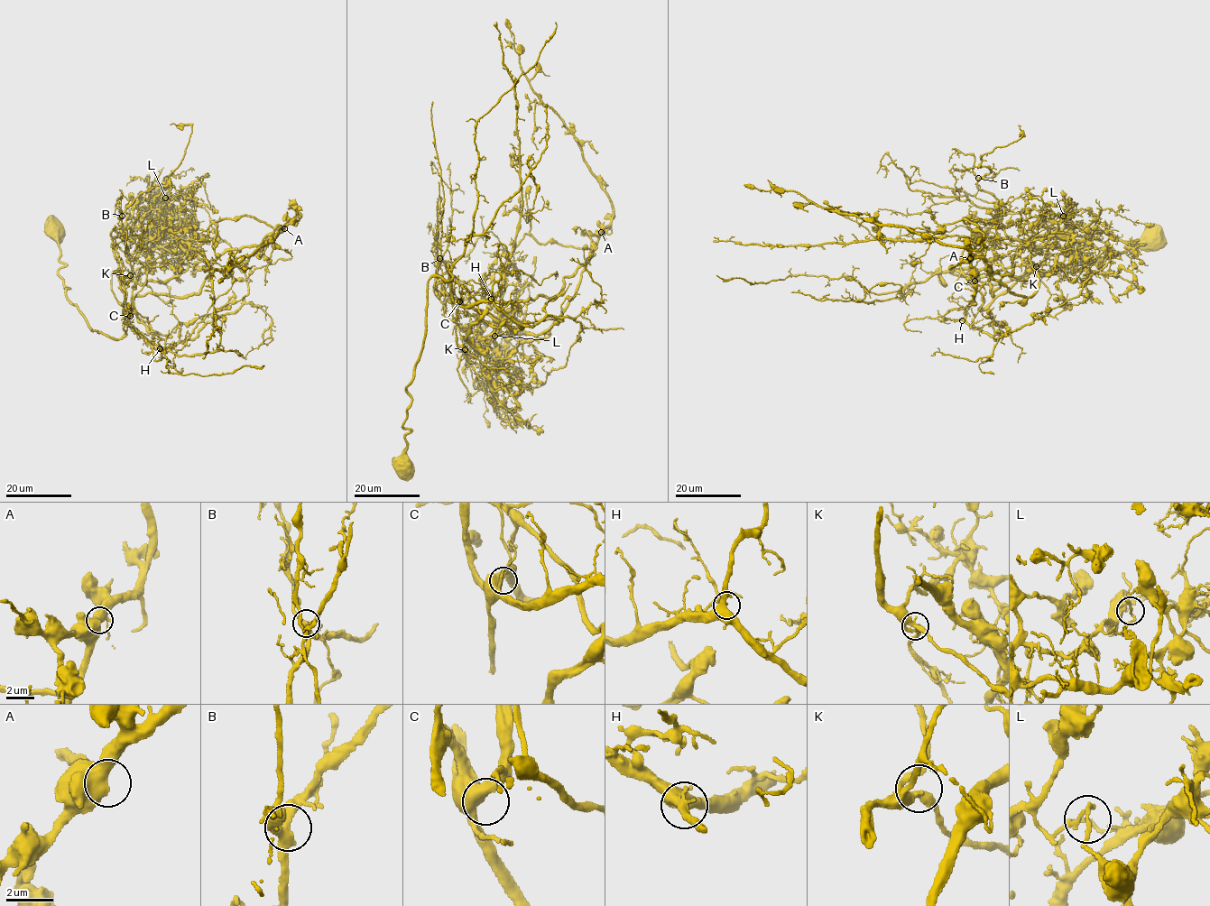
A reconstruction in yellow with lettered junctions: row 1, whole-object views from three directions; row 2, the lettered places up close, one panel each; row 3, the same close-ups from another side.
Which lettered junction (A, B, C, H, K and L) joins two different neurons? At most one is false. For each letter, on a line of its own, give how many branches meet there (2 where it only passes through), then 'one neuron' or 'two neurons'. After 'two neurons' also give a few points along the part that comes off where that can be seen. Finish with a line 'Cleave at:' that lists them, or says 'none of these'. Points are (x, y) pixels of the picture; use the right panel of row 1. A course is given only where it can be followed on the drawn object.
A: branches 2; one neuron
B: branches 3; one neuron
C: branches 2; one neuron
H: branches 2; one neuron
K: branches 3; one neuron
L: branches 2; two neurons; course (1062, 216), (1069, 215), (1065, 208), (1072, 215), (1072, 231), (1022, 240), (955, 235), (778, 246), (713, 241)
Cleave at: L

